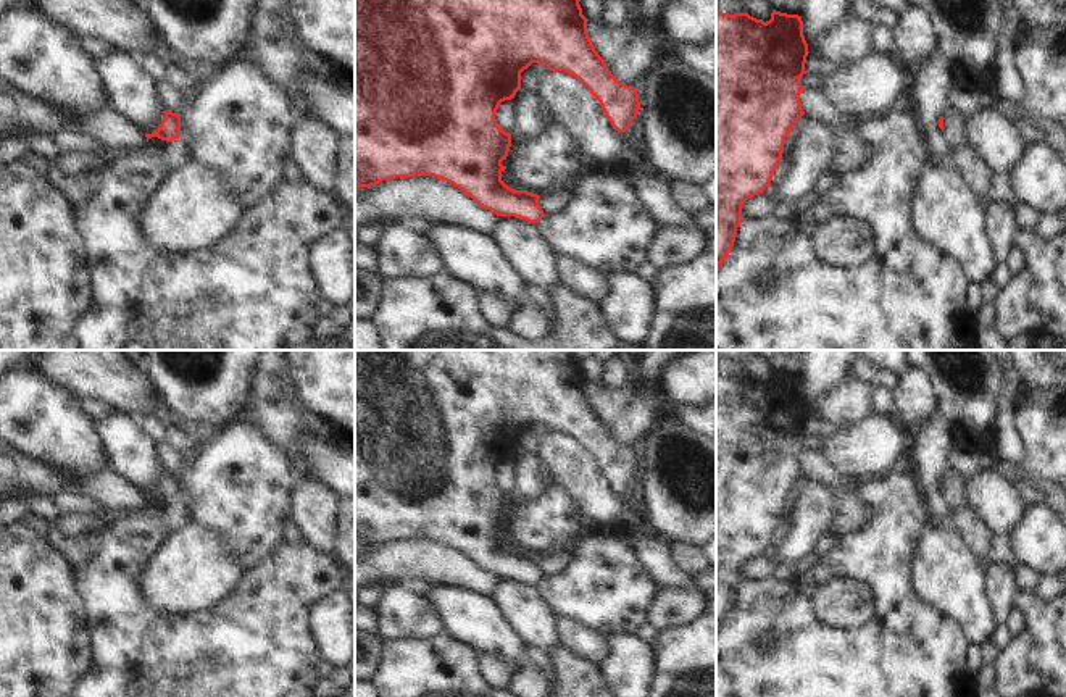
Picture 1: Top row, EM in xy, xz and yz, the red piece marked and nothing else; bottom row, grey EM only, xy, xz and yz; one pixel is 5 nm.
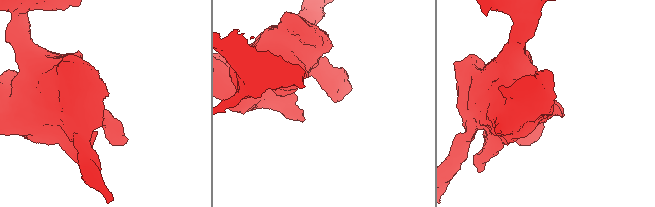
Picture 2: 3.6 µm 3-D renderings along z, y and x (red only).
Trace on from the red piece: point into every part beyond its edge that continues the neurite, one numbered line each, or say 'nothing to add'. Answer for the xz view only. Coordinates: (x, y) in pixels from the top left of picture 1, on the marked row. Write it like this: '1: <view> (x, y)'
nothing to add

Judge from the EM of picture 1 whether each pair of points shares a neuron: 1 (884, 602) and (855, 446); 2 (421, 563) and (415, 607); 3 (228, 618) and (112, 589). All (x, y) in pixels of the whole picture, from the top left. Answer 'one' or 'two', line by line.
1: two
2: two
3: one

